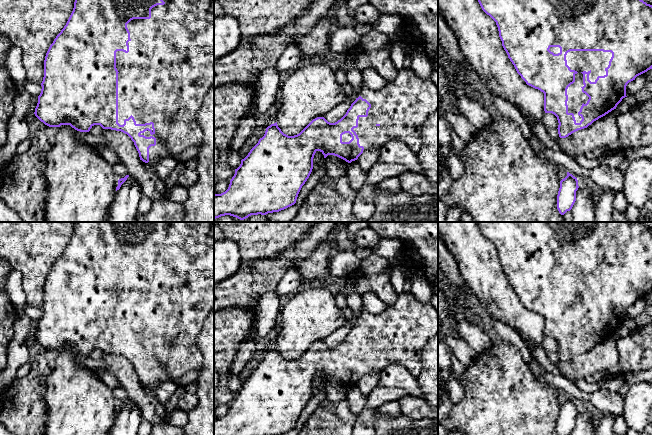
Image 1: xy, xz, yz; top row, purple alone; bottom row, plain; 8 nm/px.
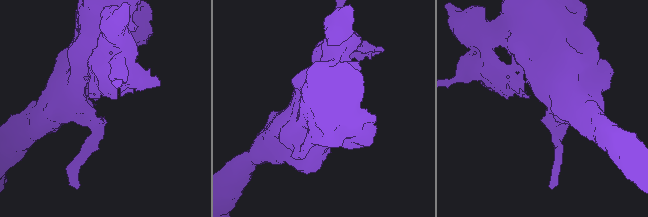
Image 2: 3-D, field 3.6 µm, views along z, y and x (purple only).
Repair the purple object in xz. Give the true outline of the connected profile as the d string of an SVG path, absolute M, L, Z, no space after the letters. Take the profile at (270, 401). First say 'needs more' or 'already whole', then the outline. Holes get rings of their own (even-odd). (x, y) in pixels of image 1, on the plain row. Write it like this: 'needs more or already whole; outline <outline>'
needs more; outline M401 293L397 296L395 303L391 306L388 306L382 313L378 315L370 314L368 312L362 312L356 318L356 324L351 328L350 332L347 334L346 338L337 346L330 347L324 341L317 341L313 343L299 358L294 360L288 360L284 358L281 353L278 351L277 346L271 348L266 352L265 358L262 362L259 363L258 367L250 374L248 379L241 384L240 390L235 393L235 398L230 404L228 413L221 418L214 418L214 435L281 435L284 434L296 427L298 418L309 402L312 393L313 393L313 382L317 375L320 375L324 382L328 379L337 380L348 387L355 385L358 381L365 375L376 373L378 375L381 372L392 364L399 364L405 367L411 374L418 376L421 373L422 363L422 351L428 340L435 336L438 332L438 312L431 306L430 303L421 303L417 300L412 293Z

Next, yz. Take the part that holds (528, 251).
needs more; outline M478 222L478 226L482 234L496 246L502 270L517 297L527 309L544 317L544 335L557 341L560 362L587 352L616 333L622 323L627 321L627 308L652 293L652 229L640 222Z

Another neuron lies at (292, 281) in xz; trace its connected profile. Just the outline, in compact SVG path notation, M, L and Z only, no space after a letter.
M290 268L282 277L275 292L280 298L293 296L305 286L301 274L296 268Z

